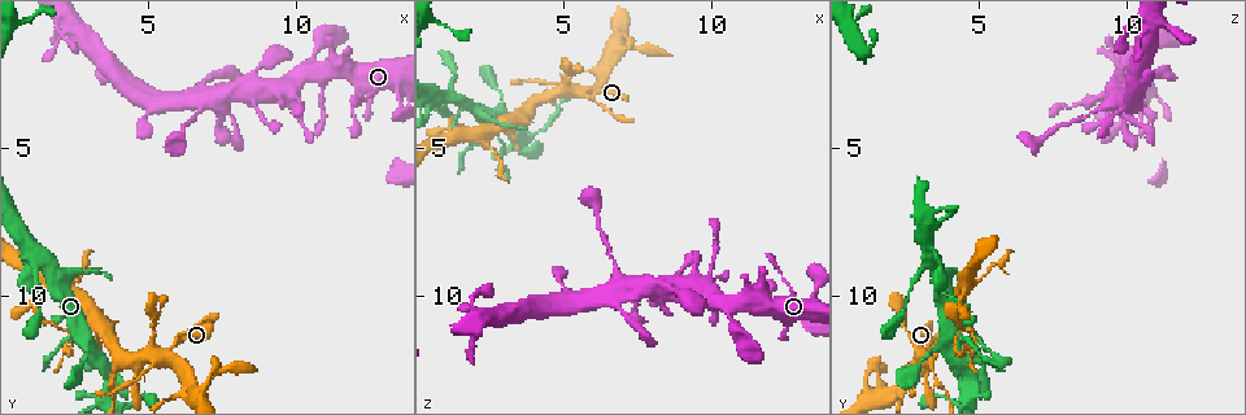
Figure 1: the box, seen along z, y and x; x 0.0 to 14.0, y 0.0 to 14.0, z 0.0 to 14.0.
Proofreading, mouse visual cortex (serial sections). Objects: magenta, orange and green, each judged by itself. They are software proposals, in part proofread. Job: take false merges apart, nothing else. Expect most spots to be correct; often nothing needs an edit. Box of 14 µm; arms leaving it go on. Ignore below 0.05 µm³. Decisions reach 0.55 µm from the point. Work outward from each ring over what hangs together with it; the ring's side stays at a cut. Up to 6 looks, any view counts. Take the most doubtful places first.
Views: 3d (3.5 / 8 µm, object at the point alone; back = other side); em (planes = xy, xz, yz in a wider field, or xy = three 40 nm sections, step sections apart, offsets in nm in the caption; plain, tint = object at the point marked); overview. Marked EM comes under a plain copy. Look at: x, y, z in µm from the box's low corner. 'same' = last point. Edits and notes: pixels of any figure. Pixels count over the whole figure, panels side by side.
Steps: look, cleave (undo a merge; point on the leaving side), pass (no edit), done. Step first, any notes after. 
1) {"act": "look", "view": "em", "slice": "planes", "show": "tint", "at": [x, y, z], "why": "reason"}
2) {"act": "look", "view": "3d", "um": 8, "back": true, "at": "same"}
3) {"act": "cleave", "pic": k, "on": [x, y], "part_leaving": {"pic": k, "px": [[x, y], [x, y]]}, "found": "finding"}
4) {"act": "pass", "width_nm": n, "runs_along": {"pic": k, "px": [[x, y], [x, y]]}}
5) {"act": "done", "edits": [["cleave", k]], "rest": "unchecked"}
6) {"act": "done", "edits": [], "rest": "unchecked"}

{"act": "look", "view": "3d", "um": 3.5, "at": [5.7, 12.0, 3.2]}

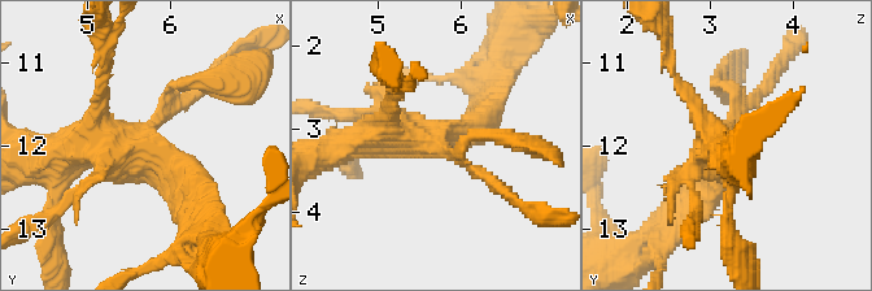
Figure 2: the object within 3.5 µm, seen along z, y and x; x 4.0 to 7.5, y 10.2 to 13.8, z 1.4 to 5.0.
{"act": "look", "view": "em", "slice": "xy", "step": 5, "show": "tint", "at": [5.55, 11.95, 3.15], "why": "need the tissue"}

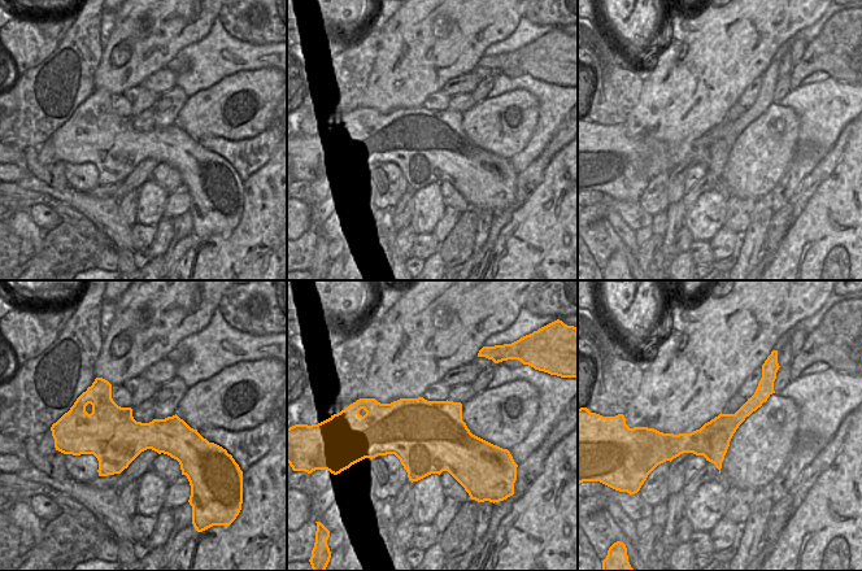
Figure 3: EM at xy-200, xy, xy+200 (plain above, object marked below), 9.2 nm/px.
{"act": "pass", "runs_along": {"pic": 3, "px": [[763, 393], [710, 440], [673, 437]]}, "found": "one cell here"}

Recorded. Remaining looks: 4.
{"act": "look", "view": "3d", "um": 3.5, "at": [1.1, 10.4, 4.3], "why": "narrows sharply"}

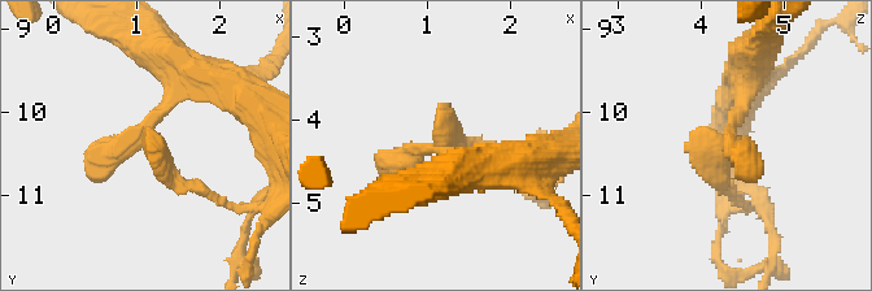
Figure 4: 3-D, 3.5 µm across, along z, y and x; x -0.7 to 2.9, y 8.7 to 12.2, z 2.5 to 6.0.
{"act": "look", "view": "em", "slice": "xy", "step": 3, "show": "tint", "at": [1.10, 10.30, 4.35]}

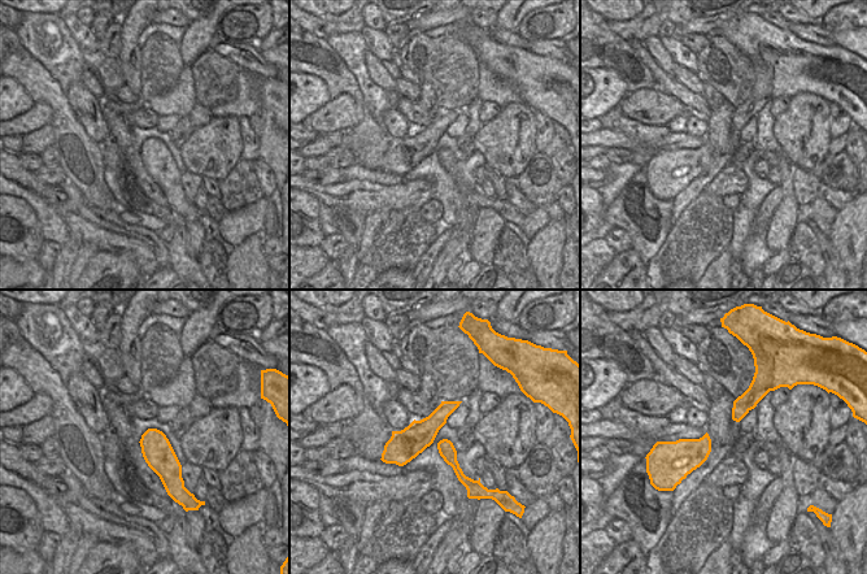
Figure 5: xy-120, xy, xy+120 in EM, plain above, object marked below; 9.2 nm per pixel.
{"act": "pass", "runs_along": {"pic": 4, "px": [[746, 73], [719, 148], [729, 189]]}, "found": "all the same cell"}

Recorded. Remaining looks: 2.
{"act": "look", "view": "3d", "um": 3.5, "back": true, "at": [2.8, 11.7, 3.8], "why": "small branch off a trunk"}

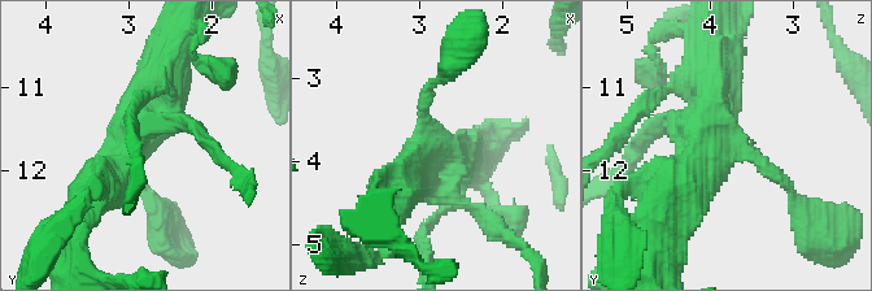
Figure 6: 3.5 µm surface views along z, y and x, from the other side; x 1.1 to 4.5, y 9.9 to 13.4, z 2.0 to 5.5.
{"act": "look", "view": "em", "slice": "xy", "step": 5, "show": "tint", "at": [2.90, 11.65, 3.85], "why": "shape alone is not enough"}

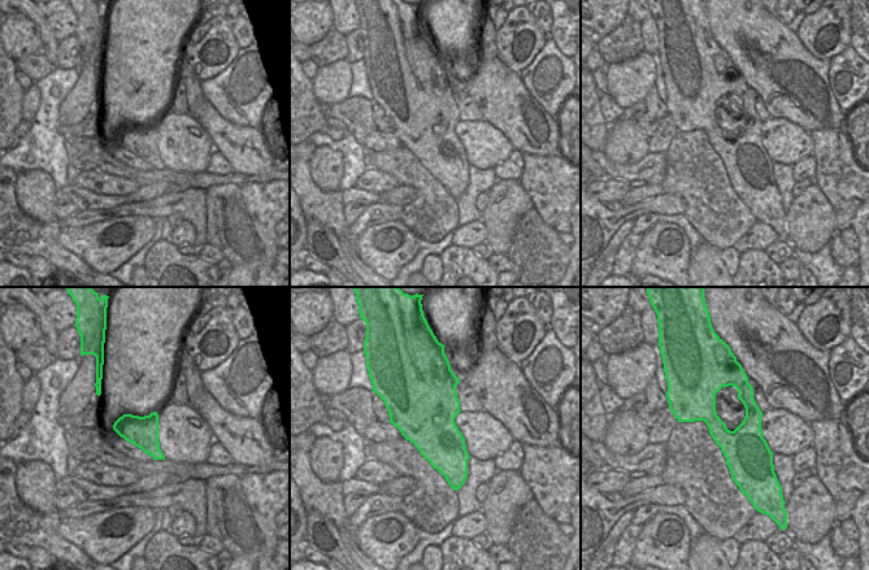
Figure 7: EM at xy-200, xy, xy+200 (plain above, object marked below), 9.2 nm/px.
{"act": "pass", "runs_along": {"pic": 6, "px": [[168, 64], [156, 124], [92, 192]]}, "found": "continuous, no second cell"}

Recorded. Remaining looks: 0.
{"act": "done", "edits": [], "rest": "unchecked"}

